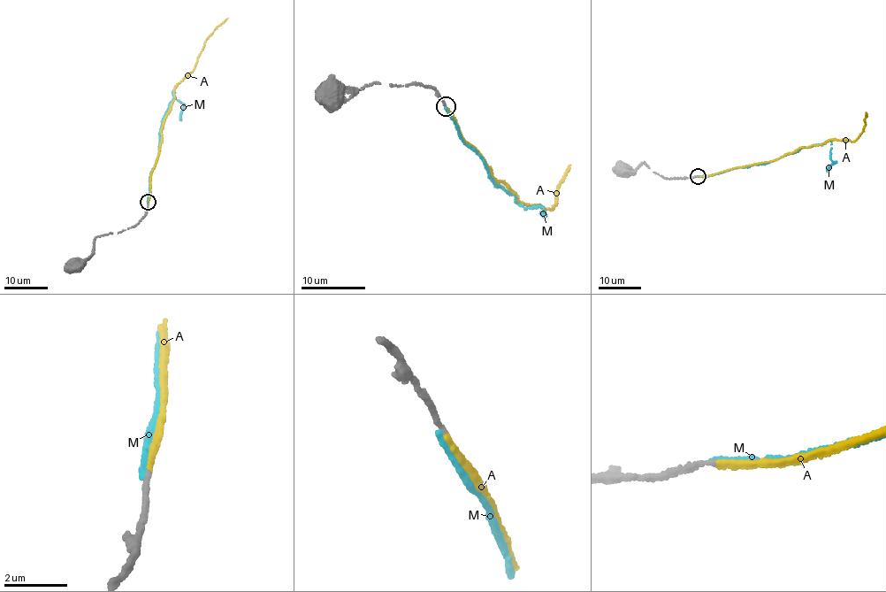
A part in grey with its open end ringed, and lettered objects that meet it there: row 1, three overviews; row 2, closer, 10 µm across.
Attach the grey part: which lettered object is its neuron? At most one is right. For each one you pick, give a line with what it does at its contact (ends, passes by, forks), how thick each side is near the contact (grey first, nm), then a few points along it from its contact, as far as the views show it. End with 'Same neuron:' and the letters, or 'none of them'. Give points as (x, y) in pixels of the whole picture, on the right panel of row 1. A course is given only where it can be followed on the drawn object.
A: it ends | 160/200 nm | via (698, 176), (770, 161), (801, 147), (818, 146), (832, 140), (856, 139), (863, 130), (866, 112)
Same neuron: A

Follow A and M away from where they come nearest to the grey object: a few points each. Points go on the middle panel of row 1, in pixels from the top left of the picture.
A: (446, 106), (462, 140), (478, 154), (493, 178), (521, 202), (551, 209), (556, 203), (556, 188), (570, 165)
M: (444, 105), (460, 138), (476, 151), (492, 181), (515, 196), (517, 203), (524, 208), (543, 209), (544, 213)

